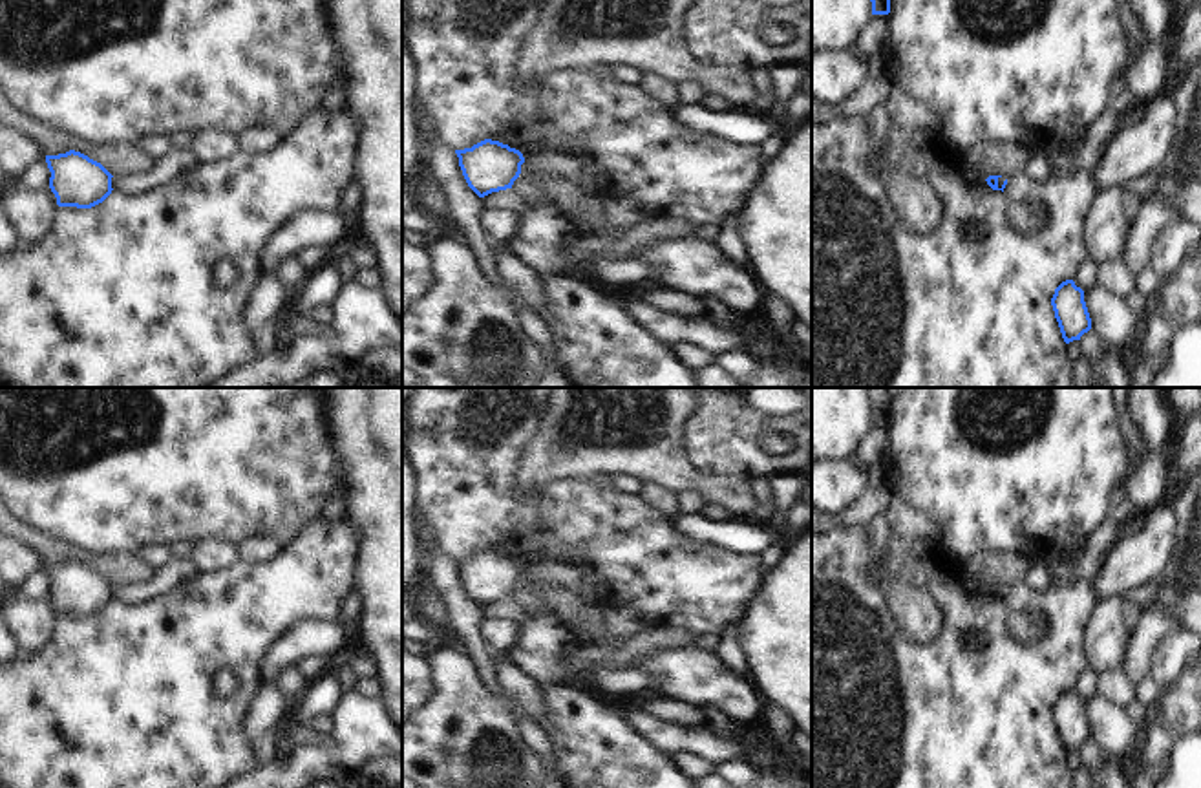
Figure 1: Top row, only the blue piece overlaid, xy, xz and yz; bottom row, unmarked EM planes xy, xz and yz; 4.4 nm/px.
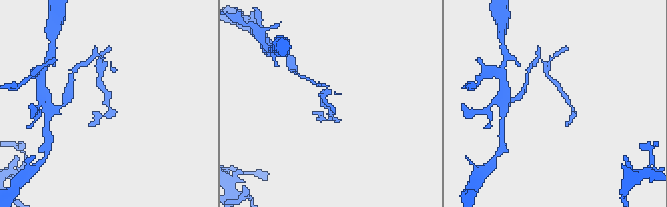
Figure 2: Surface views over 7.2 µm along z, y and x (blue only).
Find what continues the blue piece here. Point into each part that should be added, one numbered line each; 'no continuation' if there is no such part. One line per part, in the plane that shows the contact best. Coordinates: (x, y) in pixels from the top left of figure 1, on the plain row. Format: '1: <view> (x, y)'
no continuation

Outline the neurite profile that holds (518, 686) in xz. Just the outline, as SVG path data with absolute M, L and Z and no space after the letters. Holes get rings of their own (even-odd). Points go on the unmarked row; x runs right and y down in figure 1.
M495 662L495 682L501 687L501 700L512 709L521 708L536 724L547 728L548 700L547 686L514 662Z

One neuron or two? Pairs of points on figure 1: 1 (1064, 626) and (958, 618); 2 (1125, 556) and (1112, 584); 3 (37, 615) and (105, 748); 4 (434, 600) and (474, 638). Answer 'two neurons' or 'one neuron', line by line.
1: one neuron
2: one neuron
3: two neurons
4: two neurons

